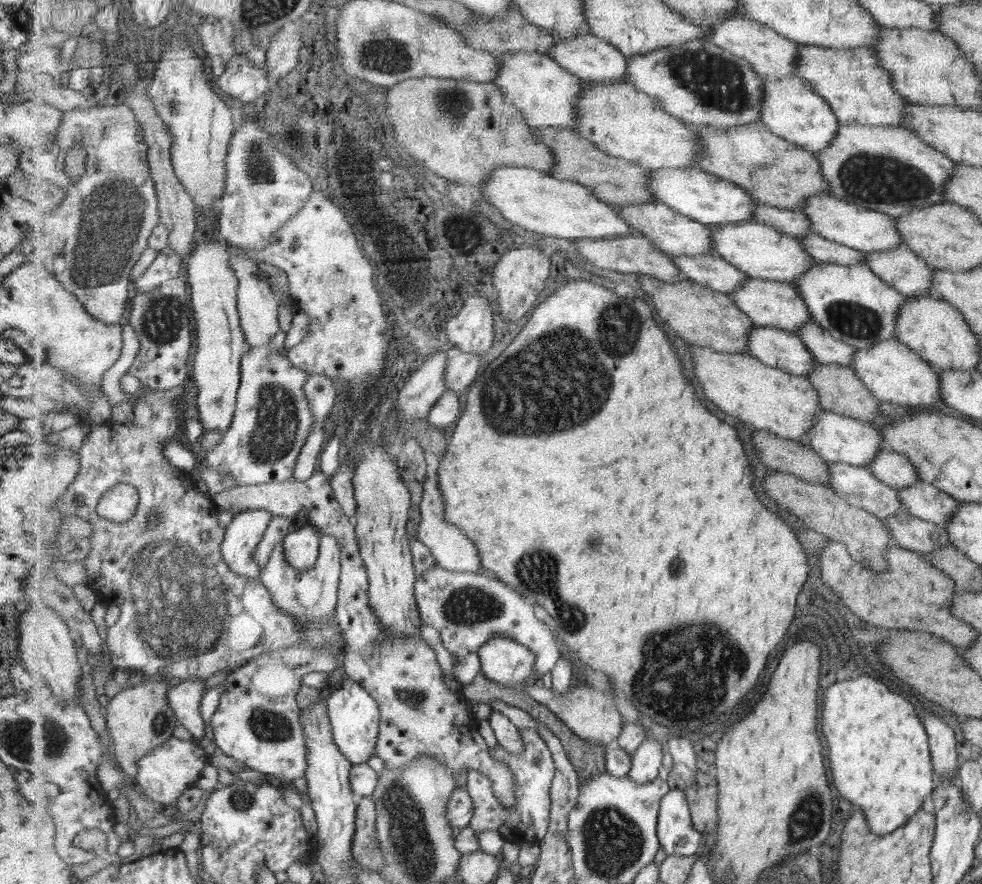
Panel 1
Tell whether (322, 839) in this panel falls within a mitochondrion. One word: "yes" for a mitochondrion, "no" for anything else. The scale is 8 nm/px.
no

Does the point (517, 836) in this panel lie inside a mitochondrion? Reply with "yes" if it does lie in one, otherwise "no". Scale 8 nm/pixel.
no

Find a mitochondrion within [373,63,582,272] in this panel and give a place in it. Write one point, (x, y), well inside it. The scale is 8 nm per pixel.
(454, 102)

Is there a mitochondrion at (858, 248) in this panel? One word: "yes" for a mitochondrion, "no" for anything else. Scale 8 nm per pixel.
no

